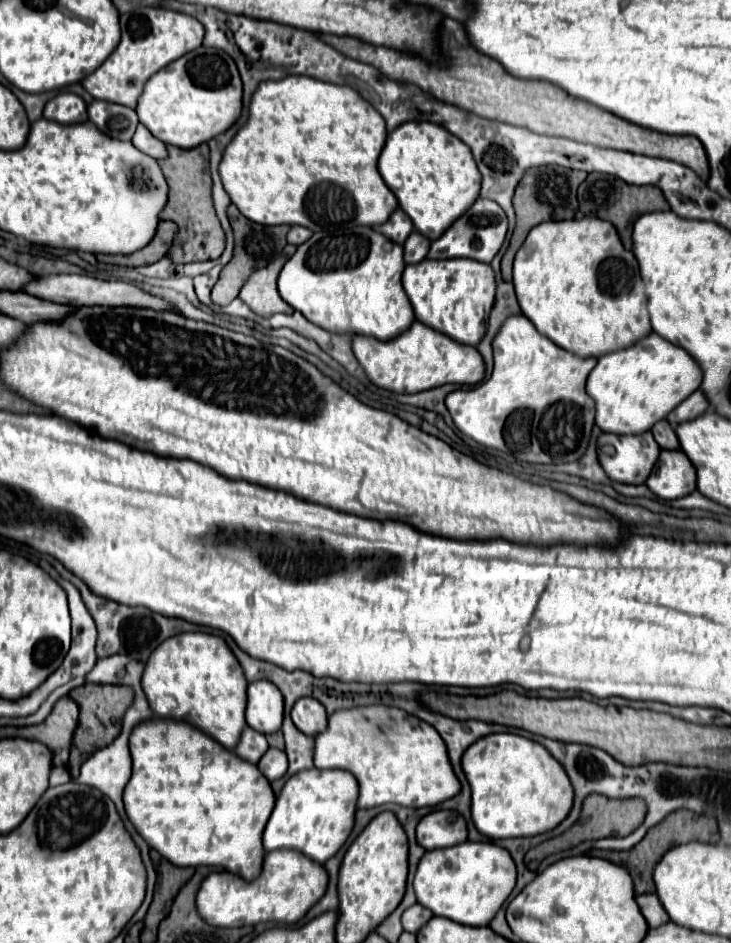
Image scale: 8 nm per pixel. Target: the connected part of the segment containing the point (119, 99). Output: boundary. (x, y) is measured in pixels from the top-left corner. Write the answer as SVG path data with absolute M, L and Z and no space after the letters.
M140 7L134 13L126 13L120 17L120 27L122 27L120 45L104 61L104 65L100 65L92 75L88 75L82 81L82 85L94 99L114 101L130 109L136 109L144 83L156 71L190 53L192 49L200 47L204 39L204 27L198 19L162 7Z

